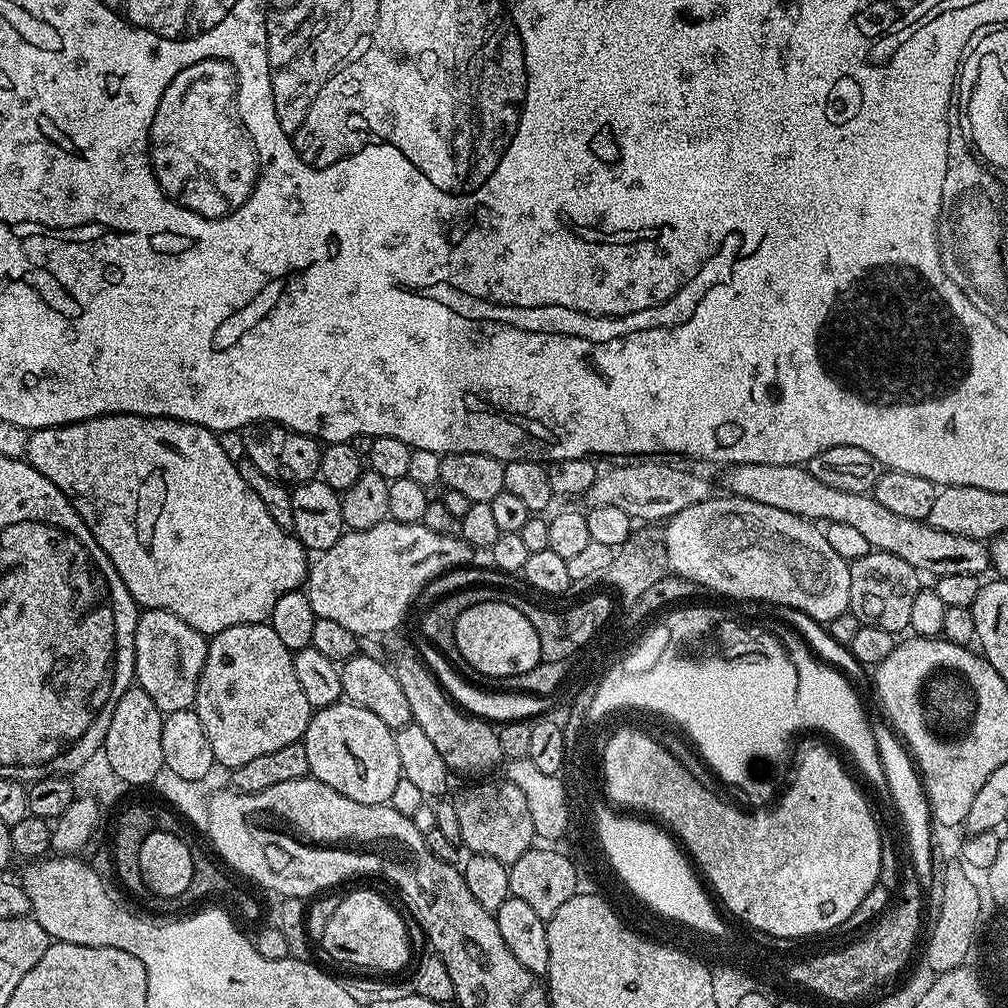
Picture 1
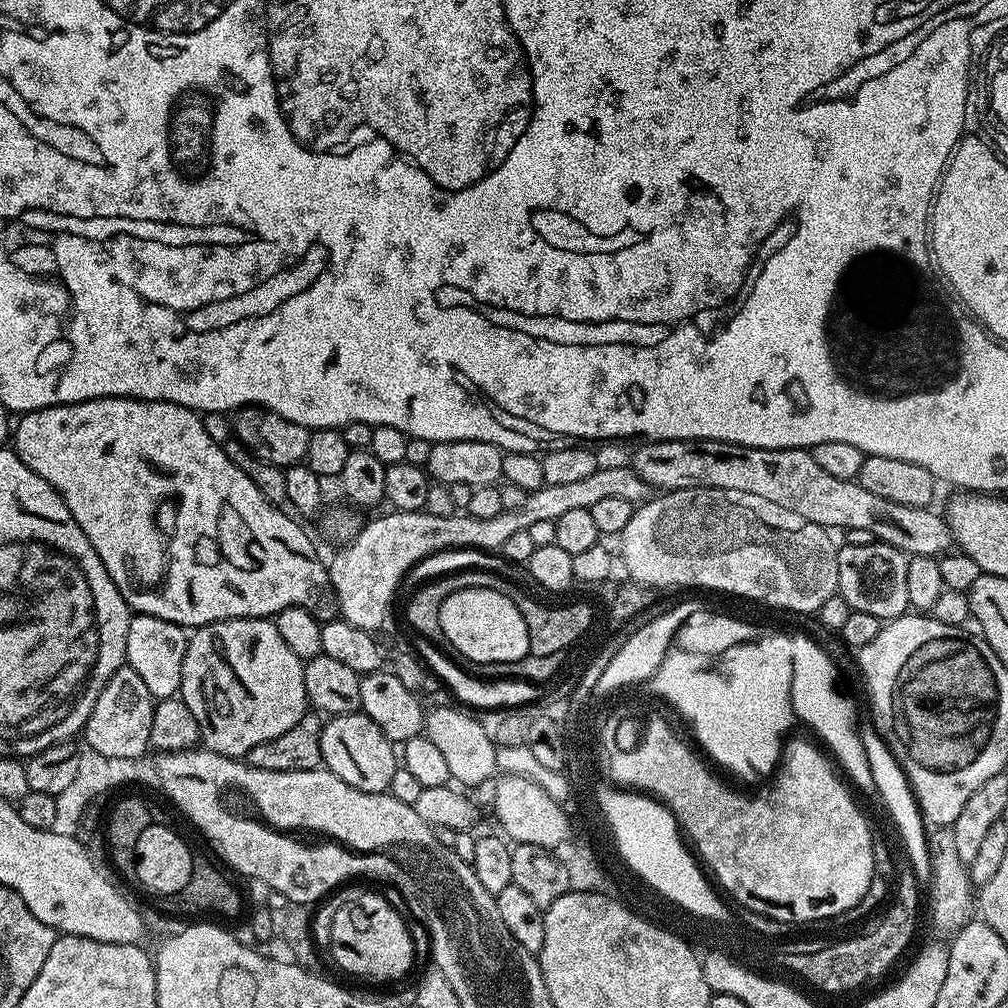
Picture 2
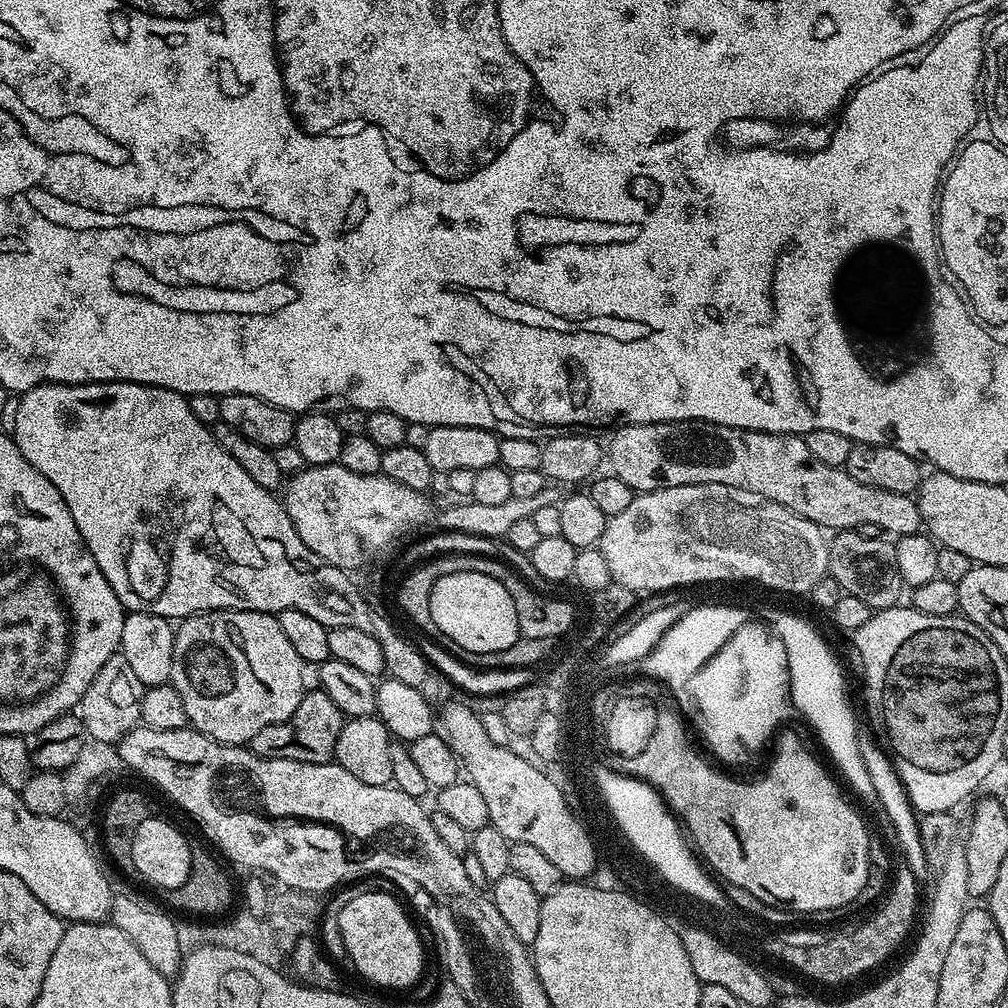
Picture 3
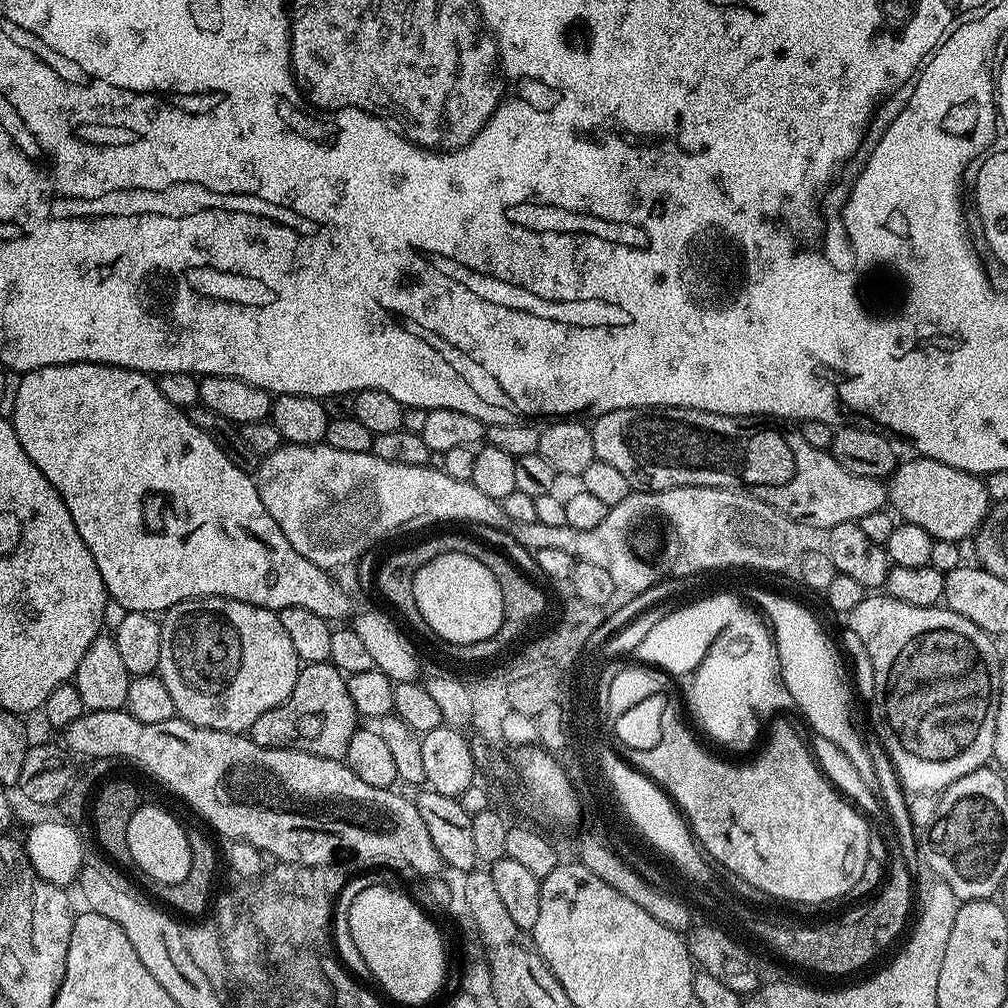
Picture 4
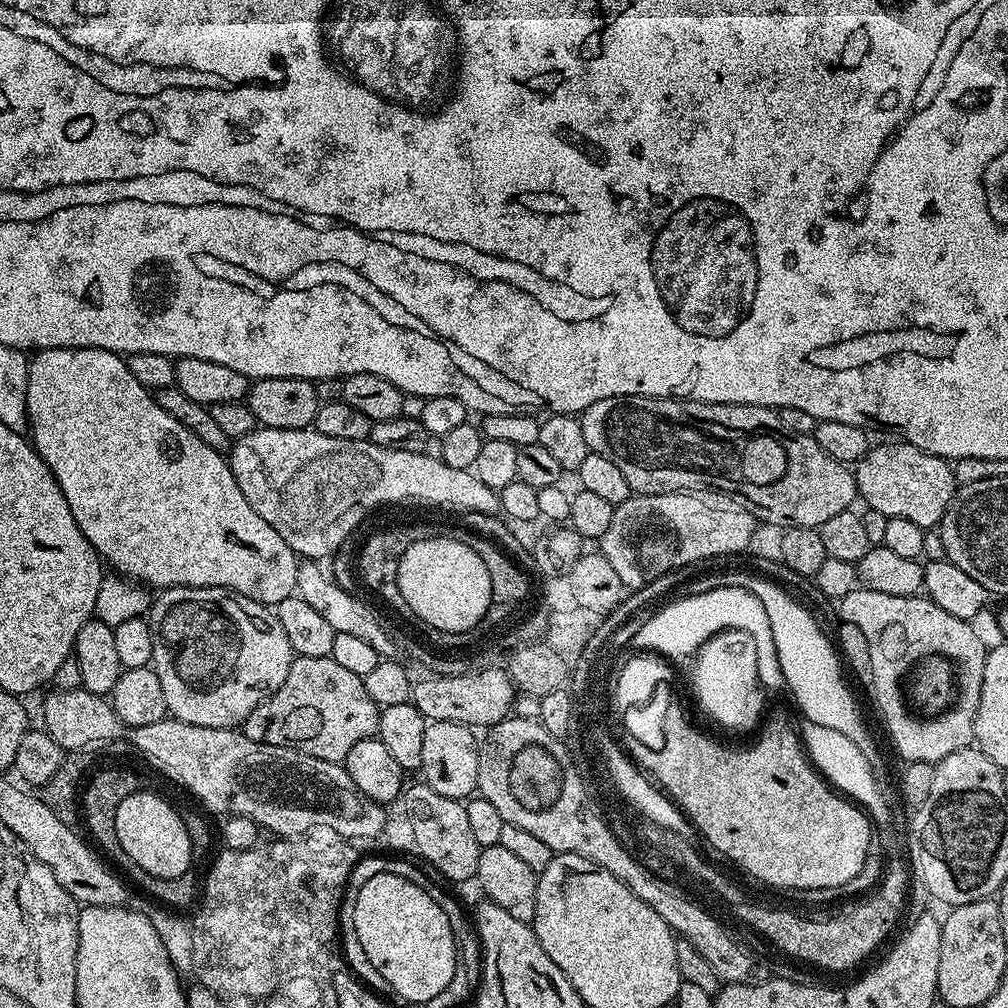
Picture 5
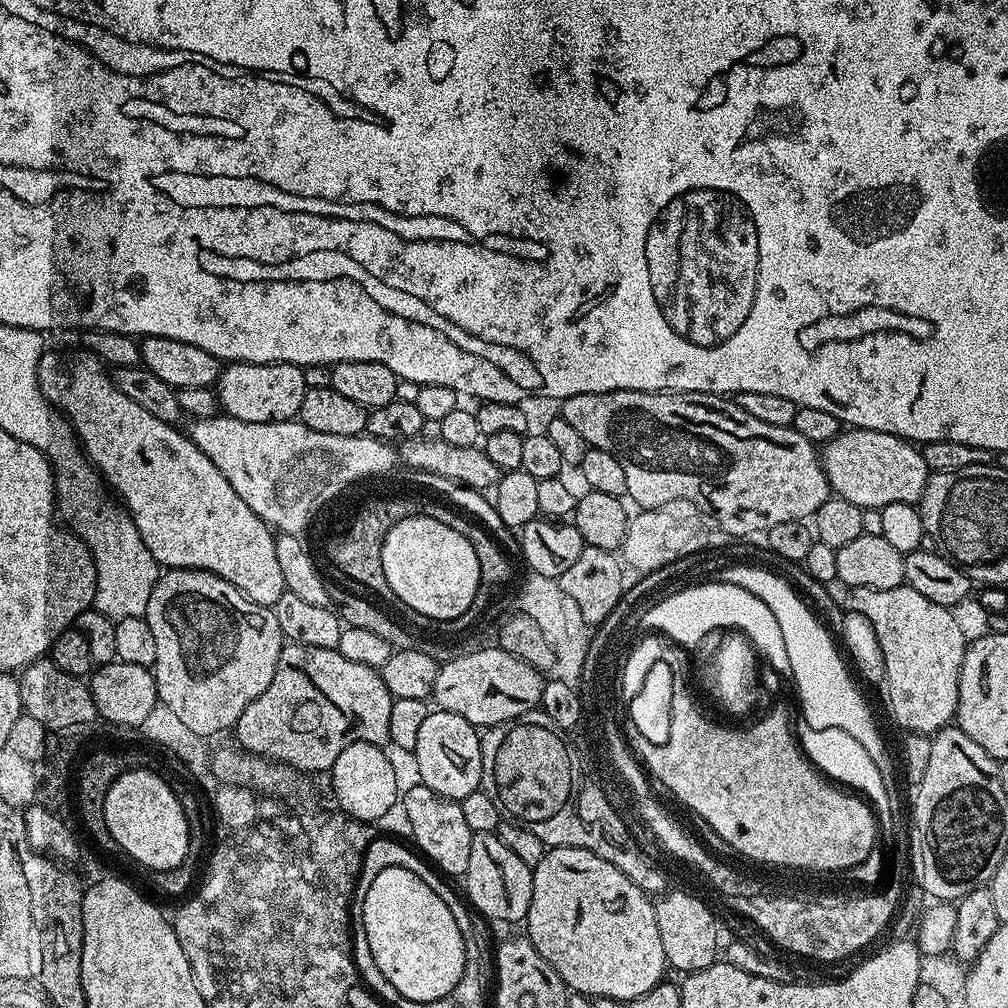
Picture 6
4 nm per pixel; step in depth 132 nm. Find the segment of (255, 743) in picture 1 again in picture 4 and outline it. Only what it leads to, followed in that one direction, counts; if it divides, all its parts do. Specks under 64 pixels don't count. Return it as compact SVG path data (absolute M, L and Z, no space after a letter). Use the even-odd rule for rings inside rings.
M225 596L194 598L178 602L163 613L160 633L162 654L158 675L166 682L170 698L174 698L176 716L189 720L195 728L247 733L266 710L284 704L290 698L290 690L294 690L294 682L298 682L302 661L294 654L294 645L286 630L282 630L279 615L271 608L256 608Z

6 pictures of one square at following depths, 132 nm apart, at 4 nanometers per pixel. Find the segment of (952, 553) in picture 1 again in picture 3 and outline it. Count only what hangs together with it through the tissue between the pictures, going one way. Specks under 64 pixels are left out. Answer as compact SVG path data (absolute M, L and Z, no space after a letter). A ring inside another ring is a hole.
M691 420L670 424L625 424L617 427L612 434L612 441L606 444L606 460L612 463L611 475L622 478L622 482L626 482L626 486L630 486L636 494L670 486L721 484L778 502L786 510L814 522L822 530L856 530L862 524L869 524L878 526L881 533L889 537L899 538L922 528L920 508L911 495L890 494L890 490L878 490L862 486L862 482L854 482L854 478L850 478L843 468L831 468L826 466L826 462L818 462L818 458L806 450L803 436L741 430L710 422L699 422L698 426L694 426Z

